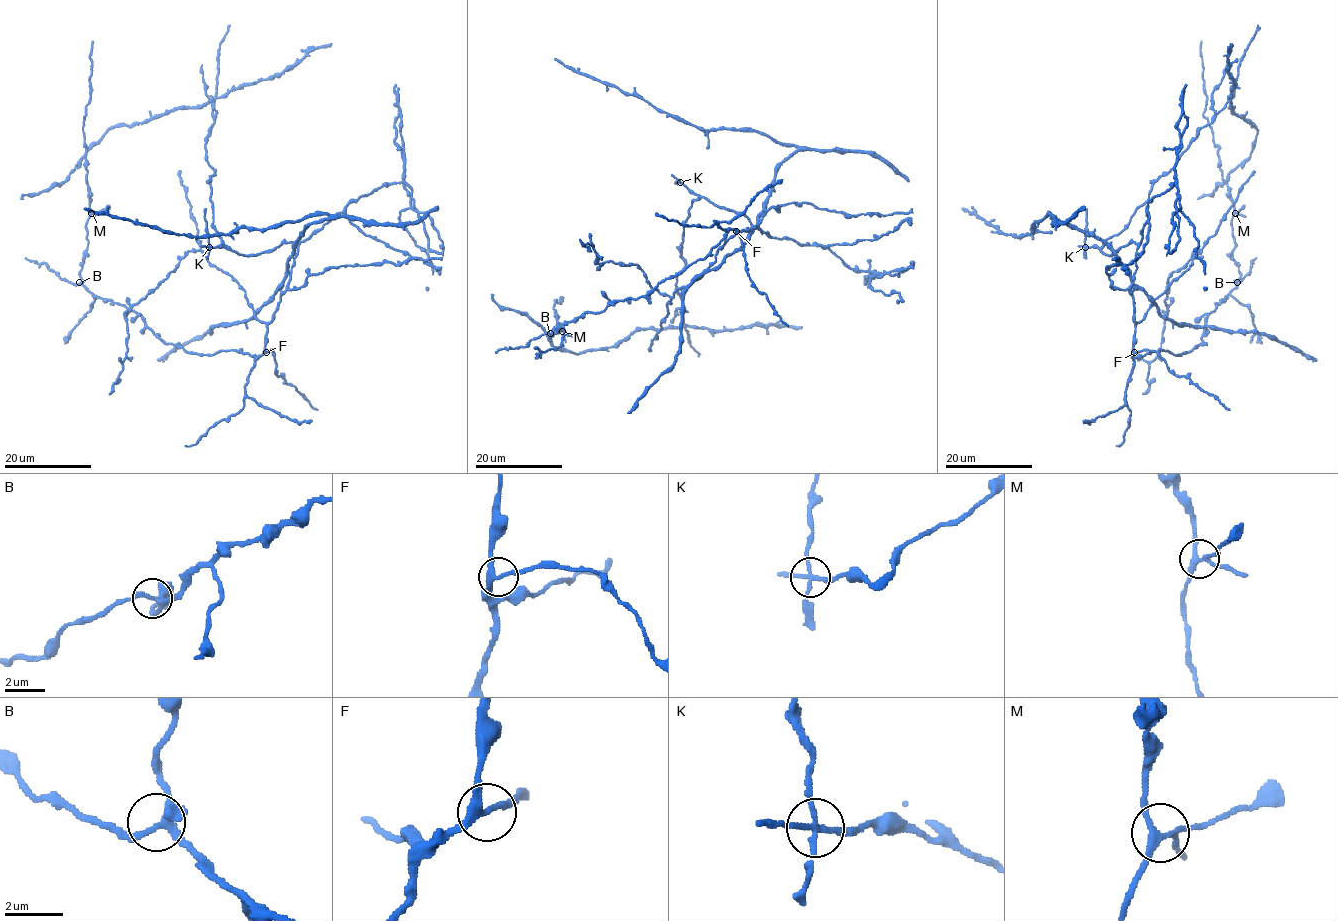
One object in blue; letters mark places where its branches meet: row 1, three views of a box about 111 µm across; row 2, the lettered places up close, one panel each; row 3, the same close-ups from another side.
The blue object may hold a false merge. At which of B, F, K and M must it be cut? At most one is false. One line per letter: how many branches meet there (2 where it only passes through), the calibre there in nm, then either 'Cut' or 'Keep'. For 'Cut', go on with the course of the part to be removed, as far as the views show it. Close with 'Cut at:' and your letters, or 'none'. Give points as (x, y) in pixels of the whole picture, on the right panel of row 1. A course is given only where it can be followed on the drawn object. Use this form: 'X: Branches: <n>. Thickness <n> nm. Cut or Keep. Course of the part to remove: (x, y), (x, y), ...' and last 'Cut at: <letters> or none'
B: Branches: 4. Thickness 280 nm. Keep
F: Branches: 3. Thickness 240 nm. Keep
K: Branches: 4. Thickness 190 nm. Cut. Course of the part to remove: (1085, 246), (1086, 208)
M: Branches: 4. Thickness 200 nm. Keep
Cut at: K

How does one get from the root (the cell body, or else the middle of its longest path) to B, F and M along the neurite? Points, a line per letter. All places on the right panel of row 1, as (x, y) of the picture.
B: (1133, 282), (1129, 291), (1133, 296), (1134, 357), (1161, 350), (1180, 354), (1202, 344), (1205, 318), (1237, 282)
F: (1133, 282), (1129, 291), (1133, 296), (1134, 352)
M: (1133, 282), (1134, 357), (1180, 354), (1202, 344), (1205, 318), (1240, 276), (1233, 257), (1235, 213)

